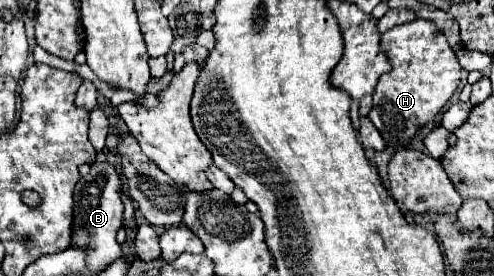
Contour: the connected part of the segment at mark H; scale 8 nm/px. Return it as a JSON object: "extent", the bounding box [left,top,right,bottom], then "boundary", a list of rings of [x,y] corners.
{"extent":[369,18,461,152],"boundary":[[[421,18],[385,32],[381,36],[381,52],[389,58],[393,68],[377,82],[369,120],[385,138],[387,148],[399,152],[411,146],[417,132],[429,120],[435,120],[439,110],[453,96],[461,82],[461,66],[445,36],[433,22]]]}

